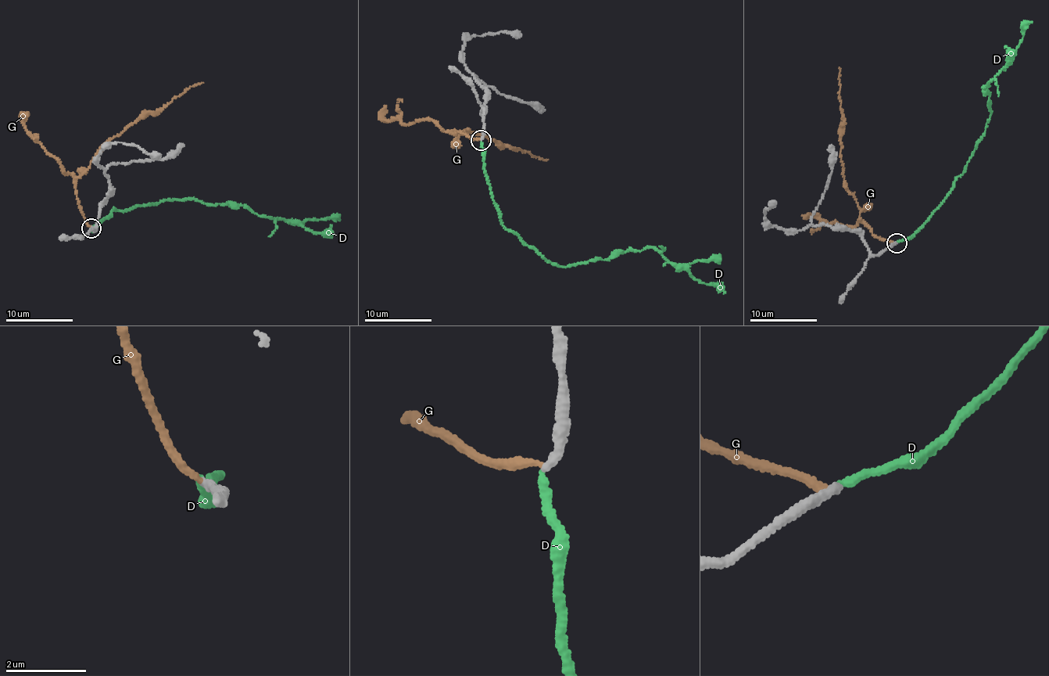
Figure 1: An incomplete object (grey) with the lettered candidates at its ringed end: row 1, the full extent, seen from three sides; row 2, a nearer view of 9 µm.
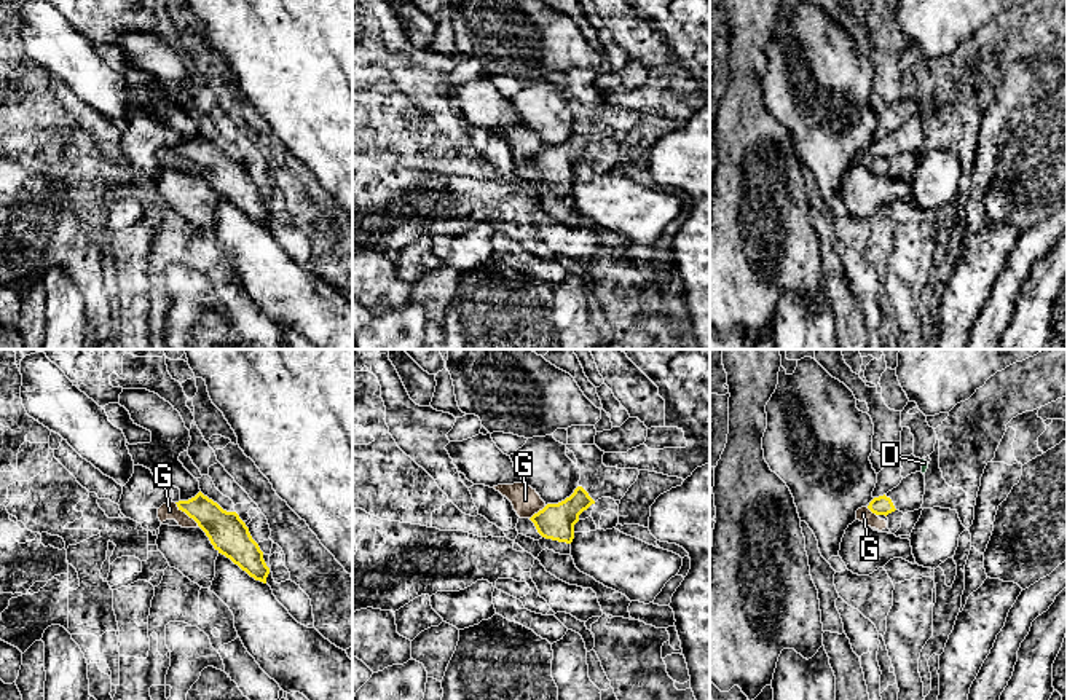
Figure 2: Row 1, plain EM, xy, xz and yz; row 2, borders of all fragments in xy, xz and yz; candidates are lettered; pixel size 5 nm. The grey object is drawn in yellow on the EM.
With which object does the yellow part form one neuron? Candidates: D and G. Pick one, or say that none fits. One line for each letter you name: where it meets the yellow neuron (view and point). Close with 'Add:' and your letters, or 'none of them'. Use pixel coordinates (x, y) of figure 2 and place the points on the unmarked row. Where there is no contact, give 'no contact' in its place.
Add: none of them

